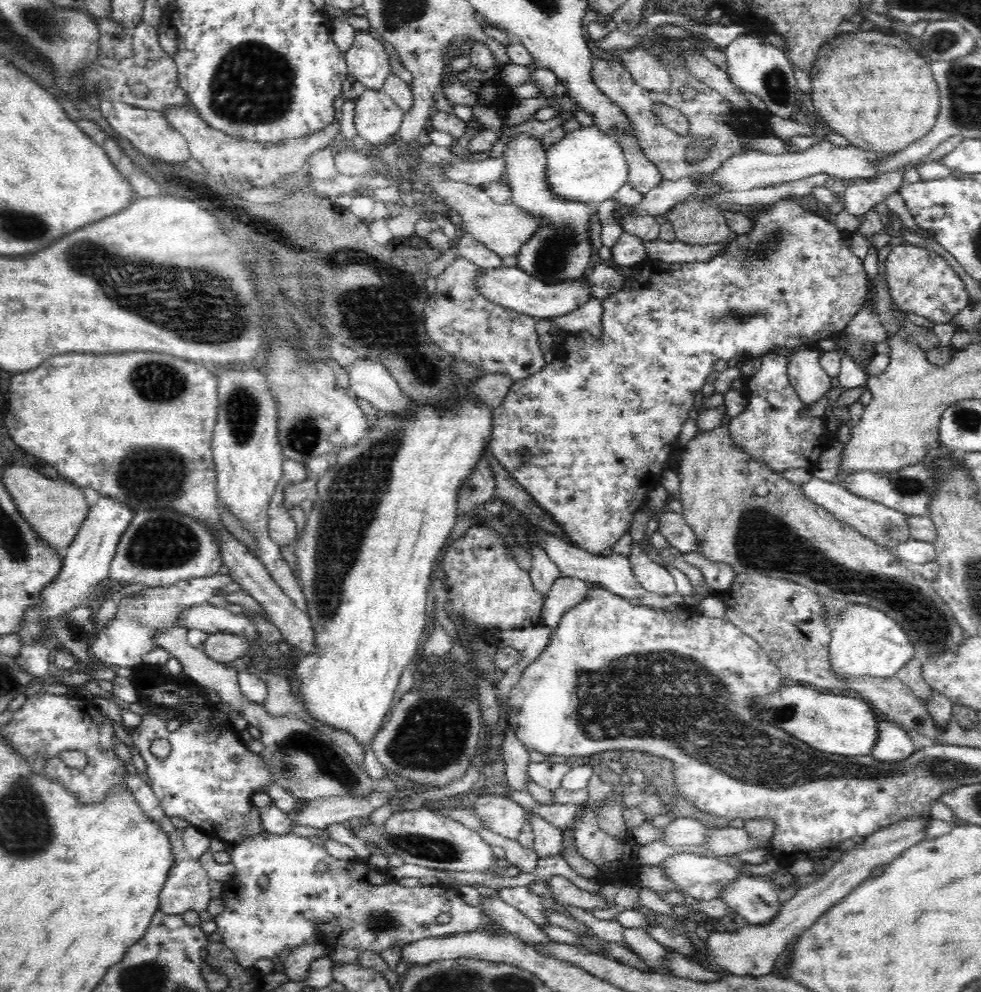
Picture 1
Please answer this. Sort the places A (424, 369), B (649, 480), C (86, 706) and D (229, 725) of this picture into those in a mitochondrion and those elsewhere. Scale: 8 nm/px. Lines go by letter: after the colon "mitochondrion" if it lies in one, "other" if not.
A: mitochondrion
B: other
C: other
D: other

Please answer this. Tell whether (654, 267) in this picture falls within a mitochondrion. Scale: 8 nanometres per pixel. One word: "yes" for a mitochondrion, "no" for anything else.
no

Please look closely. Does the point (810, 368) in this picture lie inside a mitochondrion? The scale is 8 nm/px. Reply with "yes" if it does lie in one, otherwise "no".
no

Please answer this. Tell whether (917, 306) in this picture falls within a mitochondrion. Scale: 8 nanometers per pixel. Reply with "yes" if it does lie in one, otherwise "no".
no

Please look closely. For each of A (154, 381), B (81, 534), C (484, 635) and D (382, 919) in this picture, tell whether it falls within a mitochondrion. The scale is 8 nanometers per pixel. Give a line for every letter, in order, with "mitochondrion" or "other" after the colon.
A: mitochondrion
B: other
C: other
D: mitochondrion

